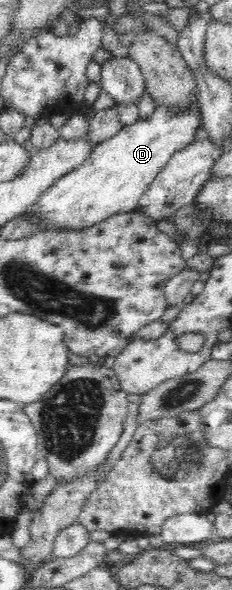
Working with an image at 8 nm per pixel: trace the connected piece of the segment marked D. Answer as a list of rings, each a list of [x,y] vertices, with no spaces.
[[[198,101],[192,102],[194,105],[190,103],[188,109],[170,109],[158,105],[146,119],[123,126],[114,137],[96,145],[82,165],[53,181],[27,209],[34,219],[41,221],[39,229],[86,229],[107,217],[112,217],[115,213],[128,213],[139,207],[143,193],[174,153],[195,140],[195,131],[201,127],[201,116]]]

